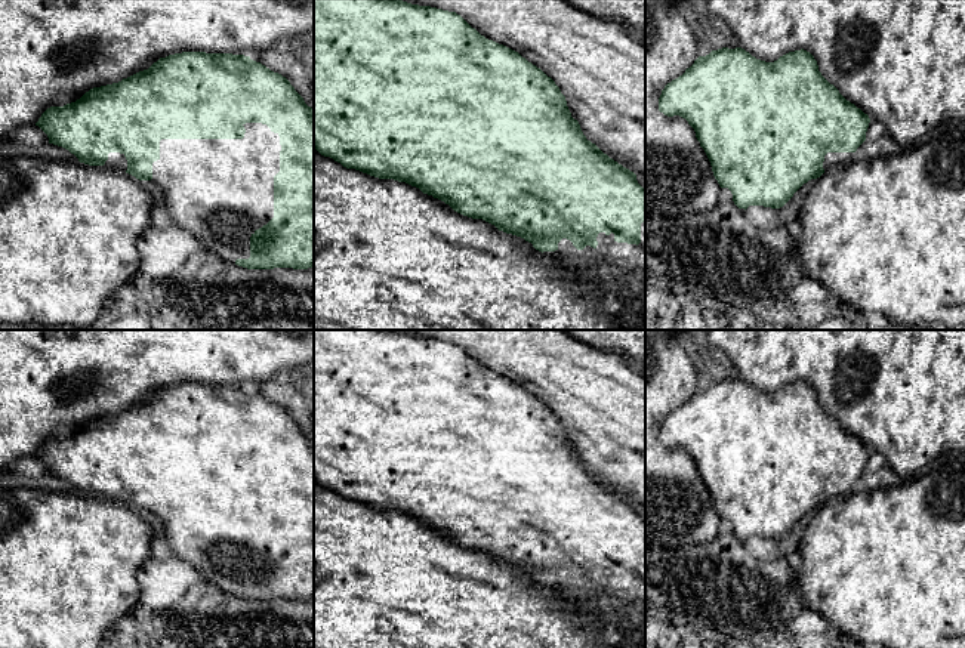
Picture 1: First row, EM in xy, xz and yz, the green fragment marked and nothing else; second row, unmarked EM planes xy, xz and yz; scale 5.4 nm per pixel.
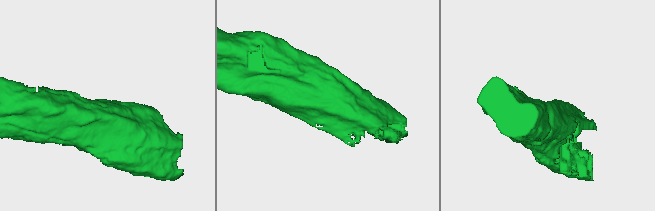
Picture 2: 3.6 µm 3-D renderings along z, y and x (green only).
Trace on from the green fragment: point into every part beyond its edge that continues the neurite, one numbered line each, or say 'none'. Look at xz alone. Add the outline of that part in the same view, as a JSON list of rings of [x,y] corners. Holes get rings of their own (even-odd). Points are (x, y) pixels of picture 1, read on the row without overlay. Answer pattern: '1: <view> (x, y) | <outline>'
1: xz (619, 599) | [[[645,553],[641,574],[617,574],[614,565],[599,564],[598,577],[577,581],[562,570],[555,583],[543,583],[570,601],[577,601],[588,612],[595,612],[605,626],[614,626],[645,648]]]

